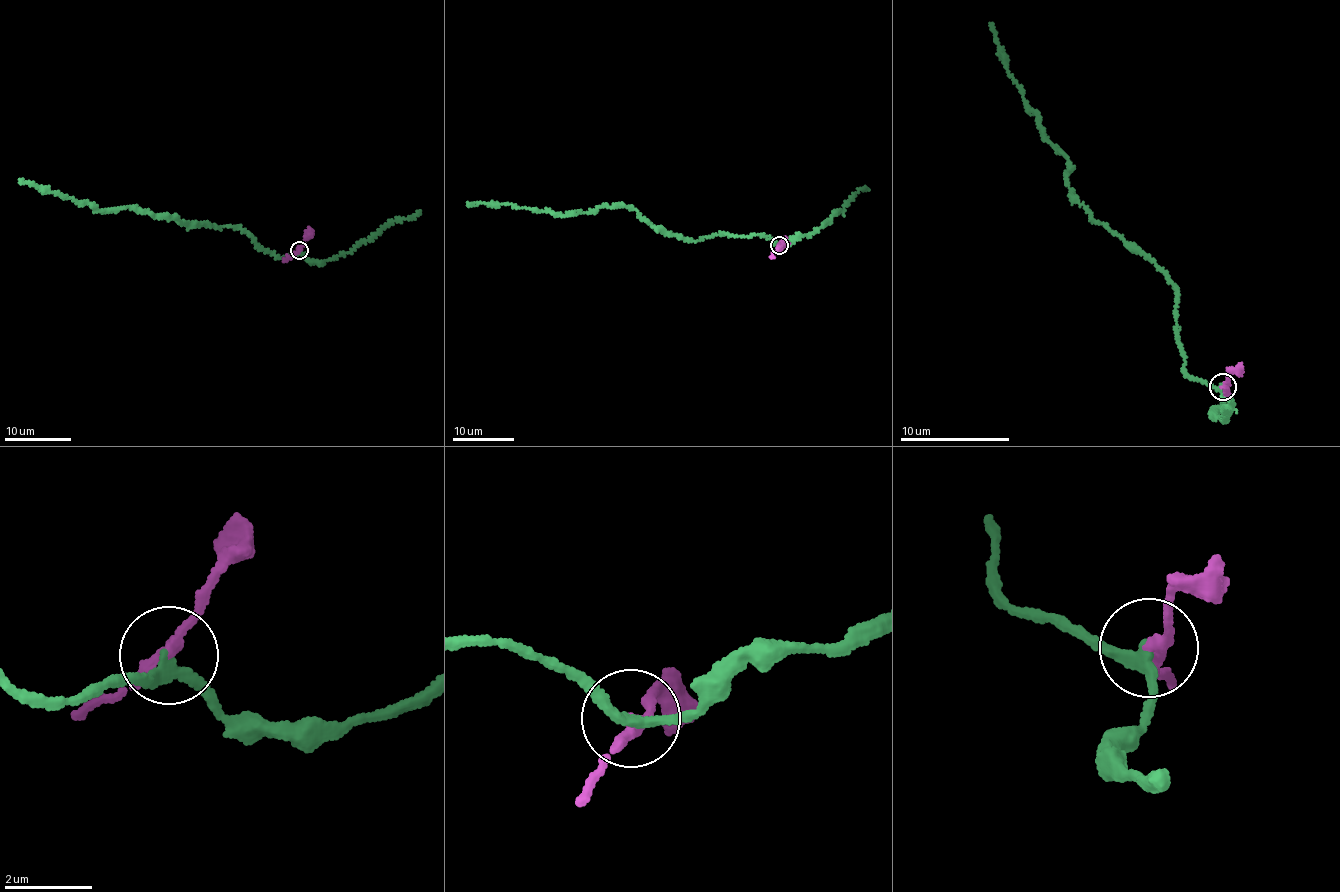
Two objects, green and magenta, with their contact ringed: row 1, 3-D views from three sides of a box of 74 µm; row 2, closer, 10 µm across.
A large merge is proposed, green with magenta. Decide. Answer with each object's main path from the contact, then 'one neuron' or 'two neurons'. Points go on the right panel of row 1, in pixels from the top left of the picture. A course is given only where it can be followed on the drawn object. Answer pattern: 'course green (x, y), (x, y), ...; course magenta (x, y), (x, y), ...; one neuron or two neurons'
course green (1224, 387), (1184, 371), (1168, 278), (1074, 199), (1064, 175), (1068, 160), (1009, 76), (992, 23); course magenta (1224, 387), (1227, 373), (1241, 363); two neurons

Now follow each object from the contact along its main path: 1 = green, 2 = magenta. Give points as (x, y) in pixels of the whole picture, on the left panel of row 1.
1: (299, 250), (276, 258), (238, 228), (189, 225), (131, 207), (98, 211), (90, 204), (42, 191), (20, 180)
2: (299, 250), (309, 228)

